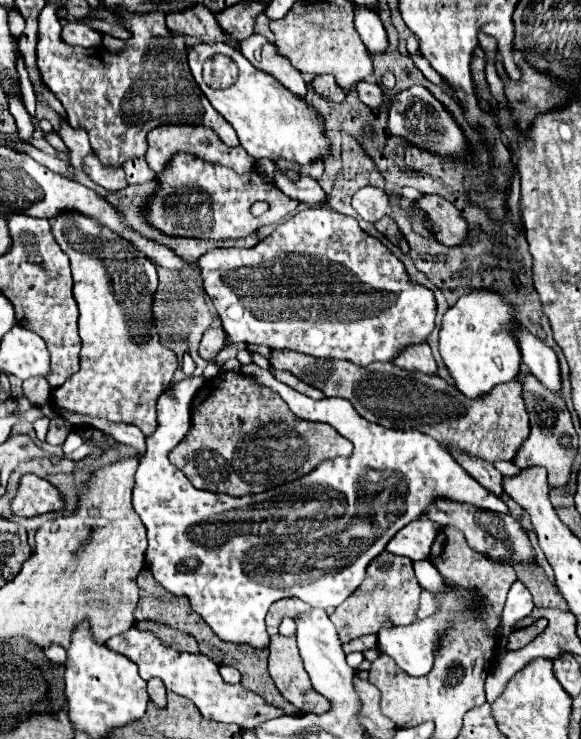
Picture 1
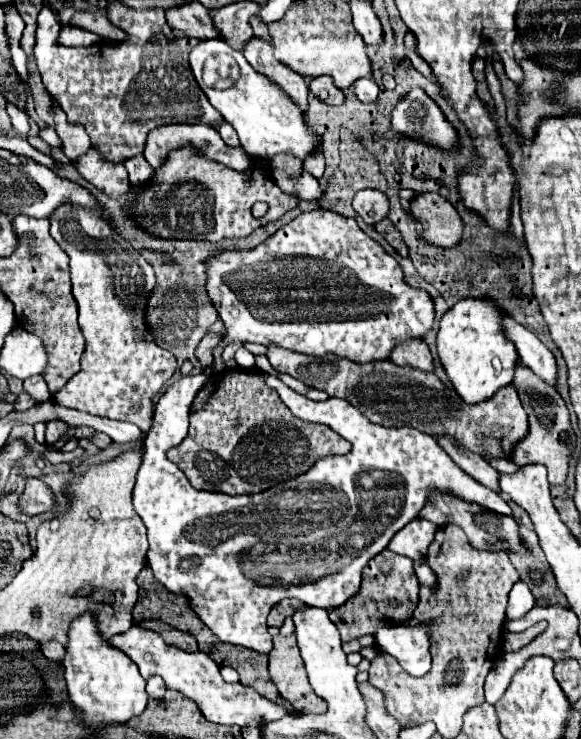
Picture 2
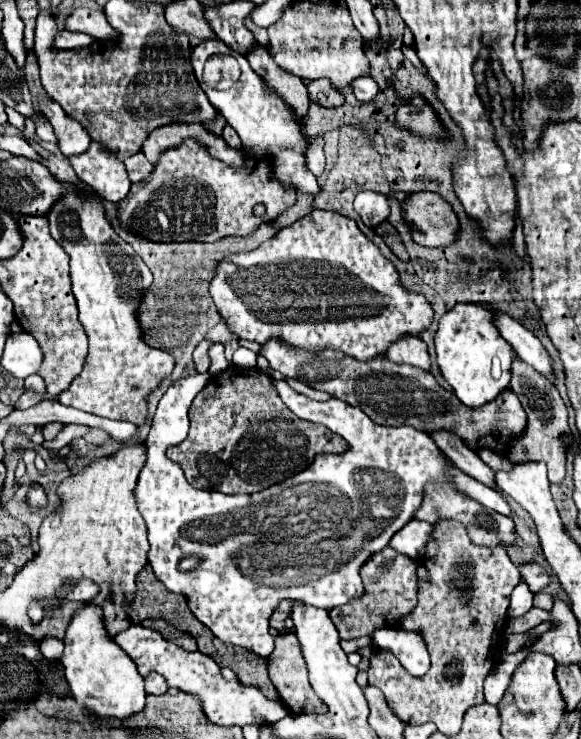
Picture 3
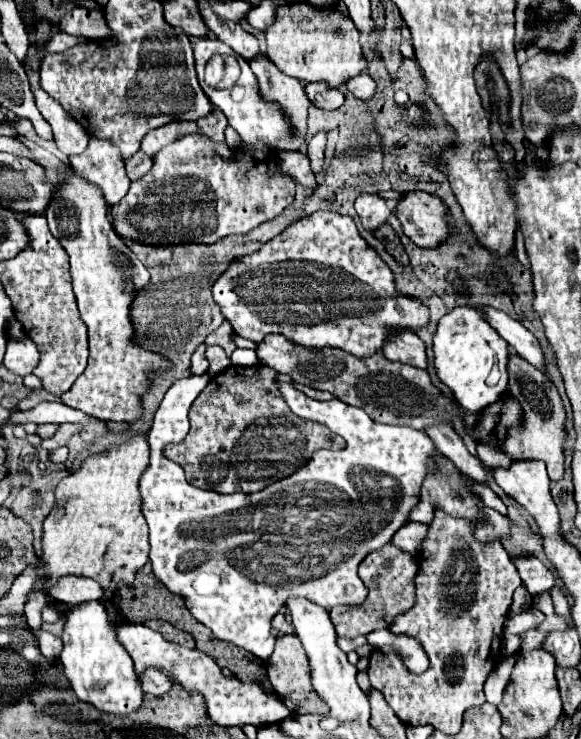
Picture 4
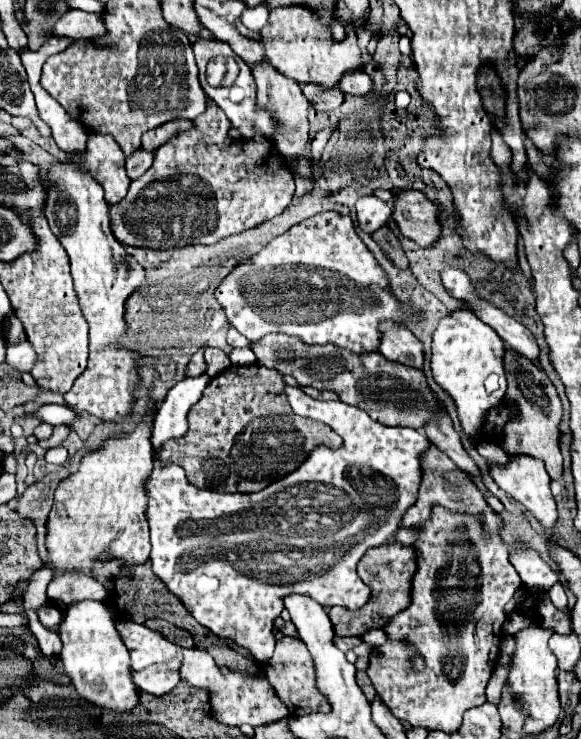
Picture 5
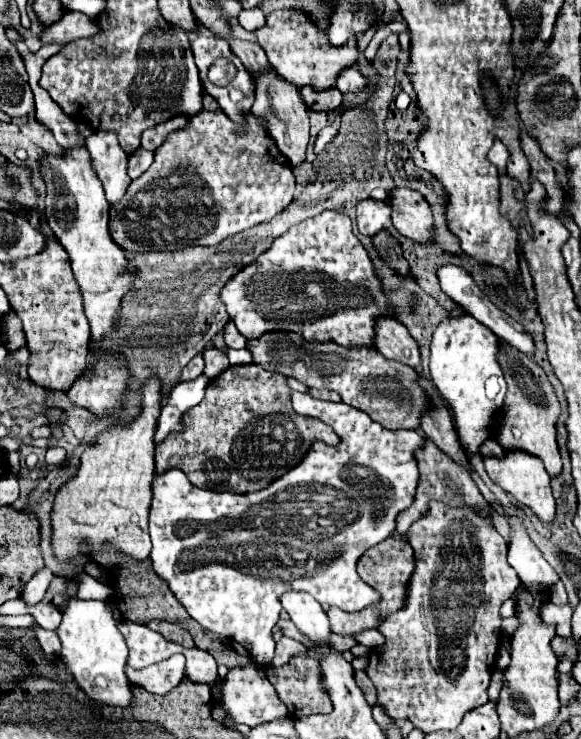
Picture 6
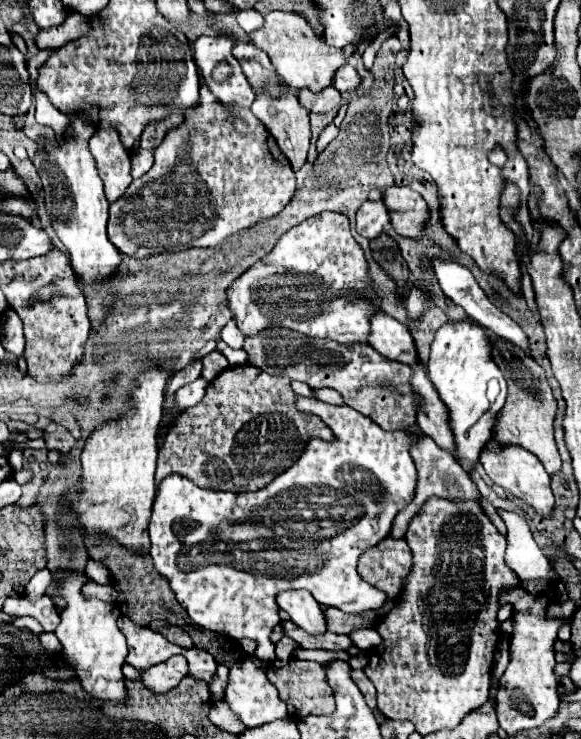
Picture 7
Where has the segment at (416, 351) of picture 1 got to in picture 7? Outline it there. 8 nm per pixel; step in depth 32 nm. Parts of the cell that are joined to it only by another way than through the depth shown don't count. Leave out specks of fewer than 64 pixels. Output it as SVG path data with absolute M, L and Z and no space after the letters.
M386 312L372 314L368 344L390 360L398 360L408 366L416 364L414 338L410 336L404 324L400 324L396 318L388 316Z

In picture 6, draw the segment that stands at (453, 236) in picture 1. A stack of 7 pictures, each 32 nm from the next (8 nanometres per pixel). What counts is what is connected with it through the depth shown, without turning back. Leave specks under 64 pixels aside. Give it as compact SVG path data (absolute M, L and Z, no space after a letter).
M392 188L388 192L394 228L416 242L428 240L432 232L432 212L424 196L410 188Z

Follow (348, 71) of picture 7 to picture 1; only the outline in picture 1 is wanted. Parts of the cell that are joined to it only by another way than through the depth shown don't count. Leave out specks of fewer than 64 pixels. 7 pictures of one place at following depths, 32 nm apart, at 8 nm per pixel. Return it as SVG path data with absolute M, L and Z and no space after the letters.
M360 80L360 84L356 84L356 92L358 92L358 98L370 108L378 108L382 104L382 90L374 82Z

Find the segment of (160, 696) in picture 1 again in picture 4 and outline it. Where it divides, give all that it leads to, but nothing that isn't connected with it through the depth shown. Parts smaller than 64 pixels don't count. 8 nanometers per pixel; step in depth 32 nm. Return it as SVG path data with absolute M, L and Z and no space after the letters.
M148 668L146 672L142 672L138 676L142 680L144 692L154 694L154 696L162 696L162 694L166 694L174 686L172 680L168 680L168 676L164 676L164 672L160 672L158 668Z

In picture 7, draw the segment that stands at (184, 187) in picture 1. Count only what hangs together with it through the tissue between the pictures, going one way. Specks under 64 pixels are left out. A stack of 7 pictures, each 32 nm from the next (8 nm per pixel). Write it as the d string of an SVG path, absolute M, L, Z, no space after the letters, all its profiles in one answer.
M202 76L200 84L200 104L192 112L184 112L184 122L164 136L162 144L154 150L152 170L134 180L124 196L110 206L108 238L124 256L148 258L188 248L214 248L224 238L276 216L296 192L296 178L288 158L252 110L236 108L236 112L228 112L208 92Z

